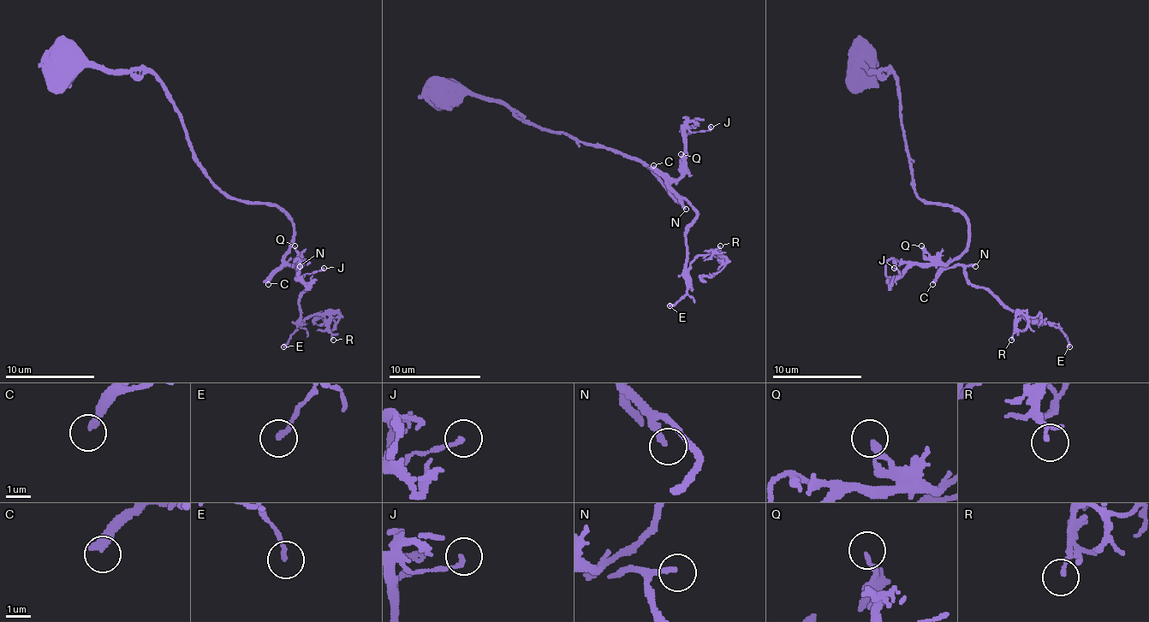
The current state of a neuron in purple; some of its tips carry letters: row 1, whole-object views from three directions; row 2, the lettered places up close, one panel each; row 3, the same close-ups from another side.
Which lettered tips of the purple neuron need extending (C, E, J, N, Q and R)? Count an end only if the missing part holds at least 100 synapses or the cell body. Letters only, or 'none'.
C

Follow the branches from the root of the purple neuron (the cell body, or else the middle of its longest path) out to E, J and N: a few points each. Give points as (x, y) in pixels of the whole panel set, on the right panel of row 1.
E: (870, 66), (894, 75), (914, 192), (968, 223), (968, 245), (953, 261), (1013, 310), (1056, 324), (1069, 346)
J: (870, 66), (894, 75), (914, 192), (968, 223), (968, 245), (950, 261), (912, 263), (899, 277), (894, 268)
N: (870, 66), (863, 66), (894, 75), (914, 192), (966, 219), (968, 245), (953, 261), (975, 266)

